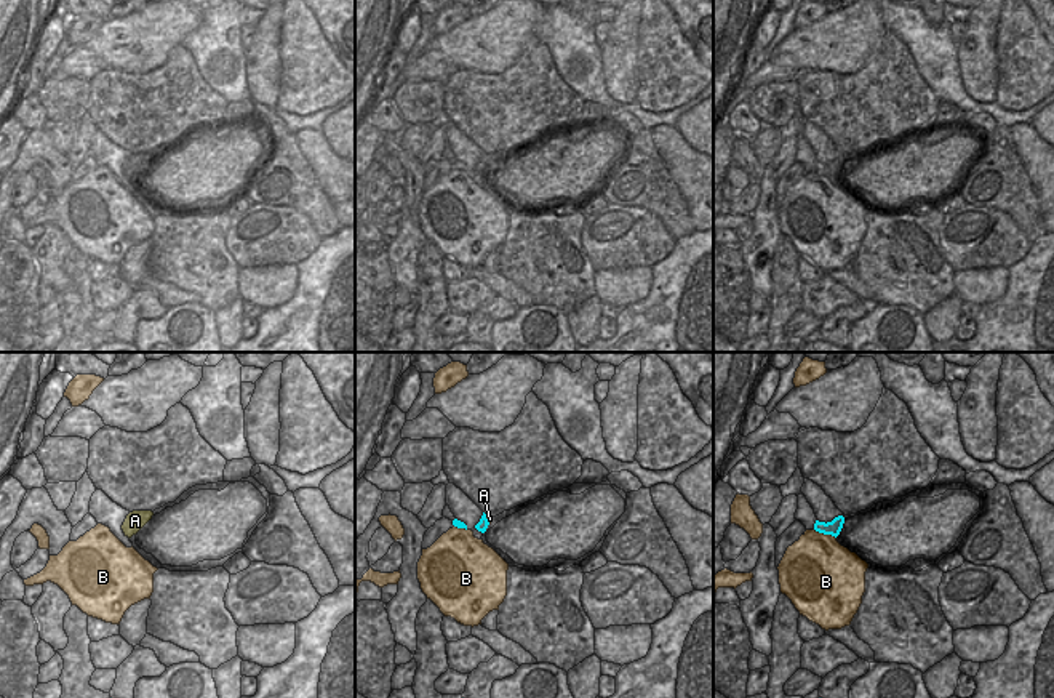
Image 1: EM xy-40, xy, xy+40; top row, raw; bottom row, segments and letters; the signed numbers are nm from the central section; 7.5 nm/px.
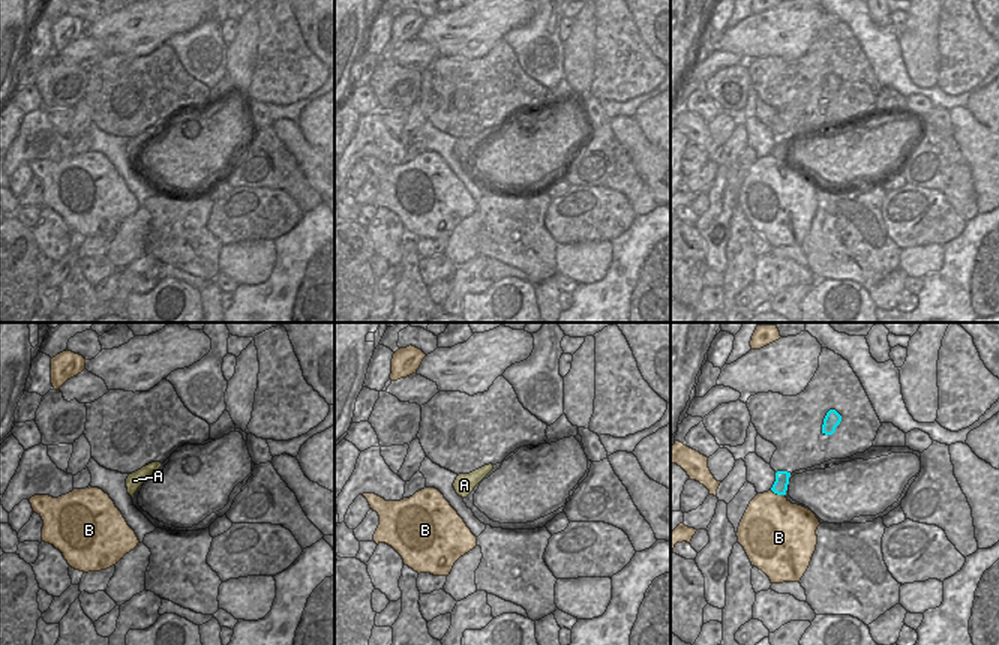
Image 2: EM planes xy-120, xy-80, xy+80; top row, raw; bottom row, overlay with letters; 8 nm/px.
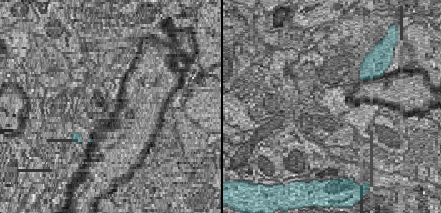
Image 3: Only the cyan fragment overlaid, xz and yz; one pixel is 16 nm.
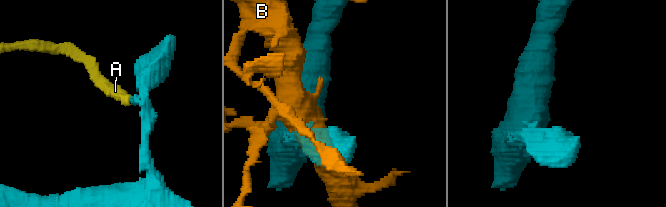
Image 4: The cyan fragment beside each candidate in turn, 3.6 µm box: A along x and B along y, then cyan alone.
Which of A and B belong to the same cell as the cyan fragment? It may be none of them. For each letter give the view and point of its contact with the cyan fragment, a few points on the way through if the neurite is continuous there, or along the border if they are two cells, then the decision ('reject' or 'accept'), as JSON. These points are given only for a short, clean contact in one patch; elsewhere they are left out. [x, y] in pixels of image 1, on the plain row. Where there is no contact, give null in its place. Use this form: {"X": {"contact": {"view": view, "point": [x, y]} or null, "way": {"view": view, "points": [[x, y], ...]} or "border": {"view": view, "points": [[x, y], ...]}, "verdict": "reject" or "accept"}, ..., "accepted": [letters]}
{"A": {"contact": {"view": "xy", "point": [487, 160]}, "border": {"view": "xy", "points": [[485, 156], [490, 164]]}, "verdict": "reject"}, "B": {"contact": {"view": "xy+40", "point": [826, 175]}, "verdict": "reject"}, "accepted": []}

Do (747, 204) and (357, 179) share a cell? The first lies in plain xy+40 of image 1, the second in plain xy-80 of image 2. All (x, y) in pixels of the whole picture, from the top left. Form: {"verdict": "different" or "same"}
{"verdict": "different"}

